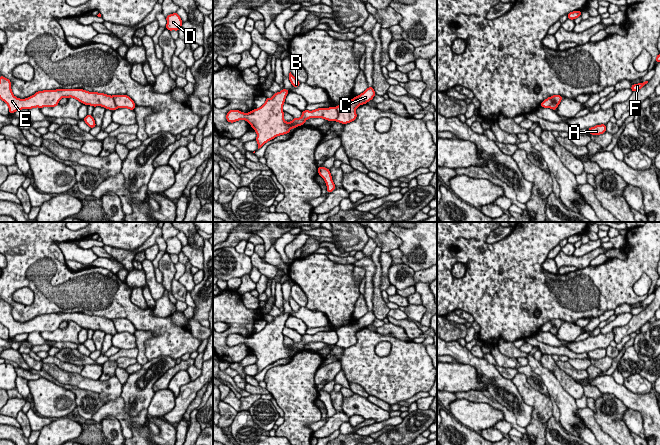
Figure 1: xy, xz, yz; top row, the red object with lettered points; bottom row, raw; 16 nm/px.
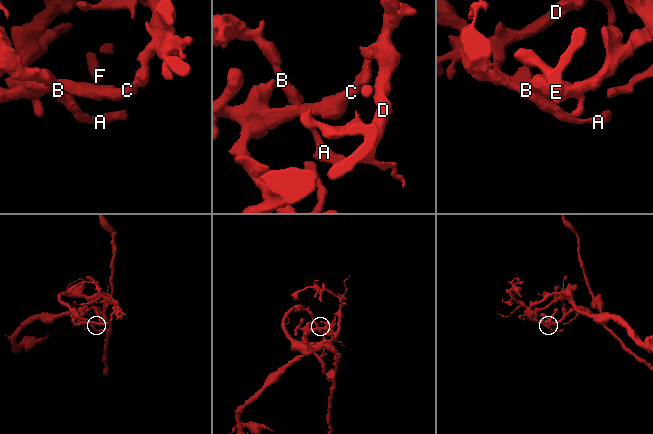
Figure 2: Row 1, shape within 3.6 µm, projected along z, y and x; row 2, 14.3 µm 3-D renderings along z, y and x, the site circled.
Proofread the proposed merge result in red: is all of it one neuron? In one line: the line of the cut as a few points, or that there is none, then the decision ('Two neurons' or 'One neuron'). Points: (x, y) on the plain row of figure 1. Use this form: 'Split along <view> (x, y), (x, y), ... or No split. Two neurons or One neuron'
Split along xz (335, 332), (337, 336), (336, 344). Two neurons

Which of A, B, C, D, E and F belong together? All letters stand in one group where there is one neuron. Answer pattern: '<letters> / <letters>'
A B C D / E F

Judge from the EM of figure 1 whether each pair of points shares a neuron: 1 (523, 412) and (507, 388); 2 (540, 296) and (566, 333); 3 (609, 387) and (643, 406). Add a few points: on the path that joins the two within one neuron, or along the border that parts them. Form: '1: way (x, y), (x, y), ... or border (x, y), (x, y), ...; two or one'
1: way (520, 406), (510, 394); one
2: border (563, 321), (575, 324); two
3: way (617, 390), (630, 400), (635, 401); one

